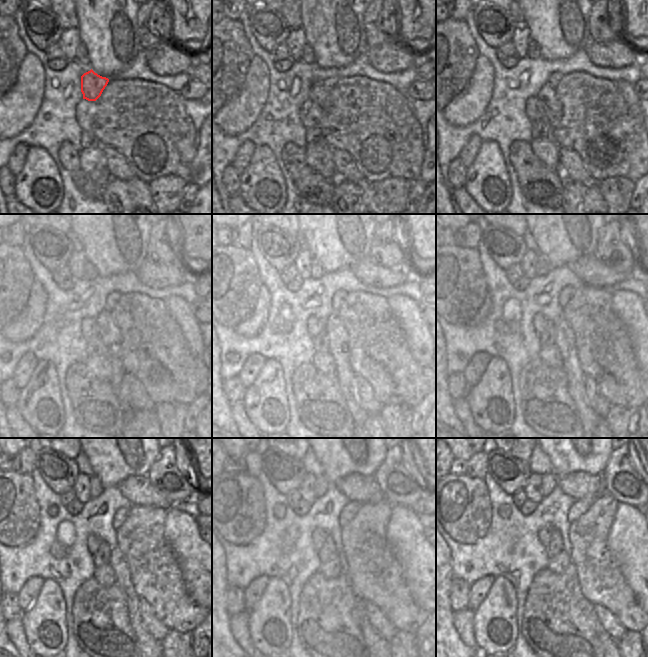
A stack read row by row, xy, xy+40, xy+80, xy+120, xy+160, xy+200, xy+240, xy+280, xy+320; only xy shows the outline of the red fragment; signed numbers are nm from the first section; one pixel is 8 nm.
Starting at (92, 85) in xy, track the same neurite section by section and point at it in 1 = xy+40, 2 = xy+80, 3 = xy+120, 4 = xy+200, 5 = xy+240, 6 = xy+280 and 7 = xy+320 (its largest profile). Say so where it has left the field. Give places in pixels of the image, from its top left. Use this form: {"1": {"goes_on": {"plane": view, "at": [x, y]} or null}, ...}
{"1": {"goes_on": {"plane": "xy+40", "at": [319, 92]}}, "2": {"goes_on": {"plane": "xy+80", "at": [547, 95]}}, "3": {"goes_on": {"plane": "xy+120", "at": [108, 331]}}, "4": {"goes_on": {"plane": "xy+200", "at": [564, 338]}}, "5": {"goes_on": {"plane": "xy+240", "at": [146, 641]}}, "6": {"goes_on": {"plane": "xy+280", "at": [374, 641]}}, "7": {"goes_on": {"plane": "xy+320", "at": [612, 641]}}}

